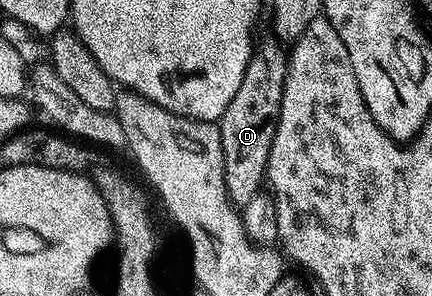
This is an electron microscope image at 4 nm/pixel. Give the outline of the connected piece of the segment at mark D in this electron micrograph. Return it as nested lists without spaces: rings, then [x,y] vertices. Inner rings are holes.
[[[279,41],[264,42],[255,47],[252,58],[248,61],[246,72],[242,76],[242,84],[238,84],[238,92],[234,92],[234,100],[226,104],[221,118],[218,119],[223,148],[223,179],[226,180],[228,198],[233,205],[242,208],[250,202],[251,197],[261,191],[267,175],[270,144],[276,131],[278,112],[282,108],[282,88],[286,84],[289,55]]]

